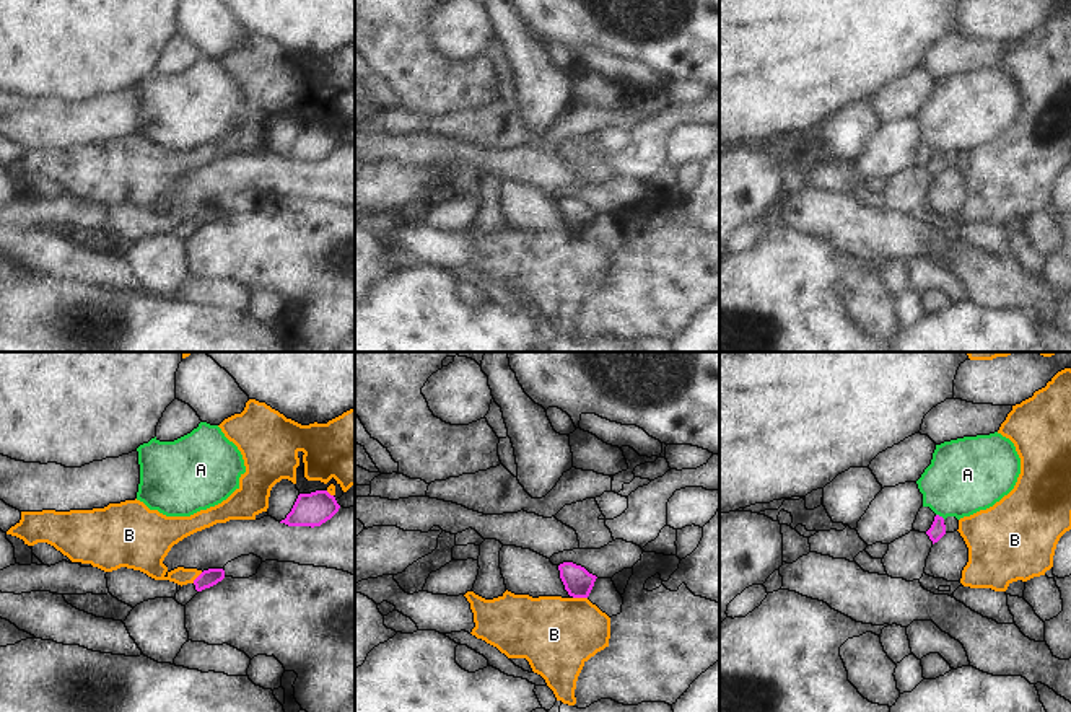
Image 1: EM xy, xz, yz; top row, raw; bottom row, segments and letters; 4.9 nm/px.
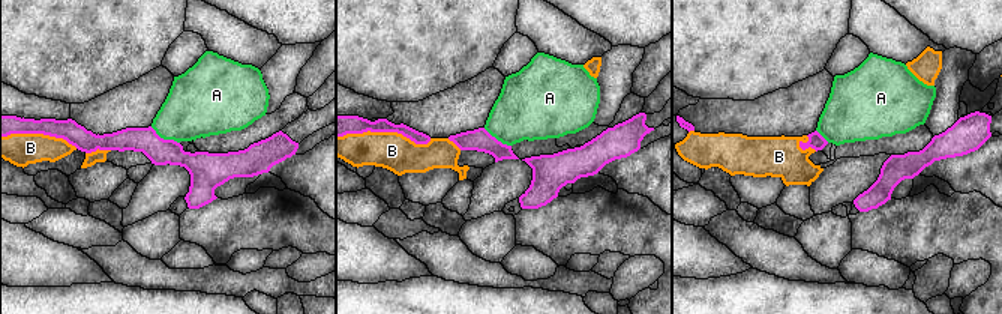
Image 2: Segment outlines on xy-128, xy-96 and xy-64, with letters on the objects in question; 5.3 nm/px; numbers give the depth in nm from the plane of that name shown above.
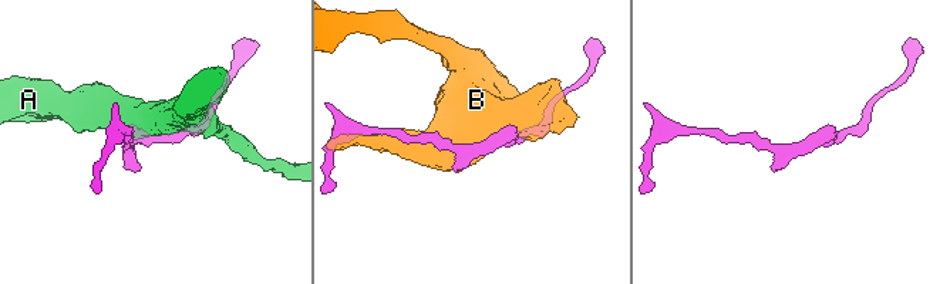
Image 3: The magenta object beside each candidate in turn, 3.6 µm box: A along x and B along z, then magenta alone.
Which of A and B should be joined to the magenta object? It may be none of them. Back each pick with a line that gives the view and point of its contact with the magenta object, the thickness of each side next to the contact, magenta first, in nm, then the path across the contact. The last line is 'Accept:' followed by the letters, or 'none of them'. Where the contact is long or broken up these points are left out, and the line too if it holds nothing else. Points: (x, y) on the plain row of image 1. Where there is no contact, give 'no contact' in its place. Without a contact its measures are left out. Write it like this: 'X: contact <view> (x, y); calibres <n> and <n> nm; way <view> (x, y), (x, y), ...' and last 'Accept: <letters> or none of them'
Accept: none of them

